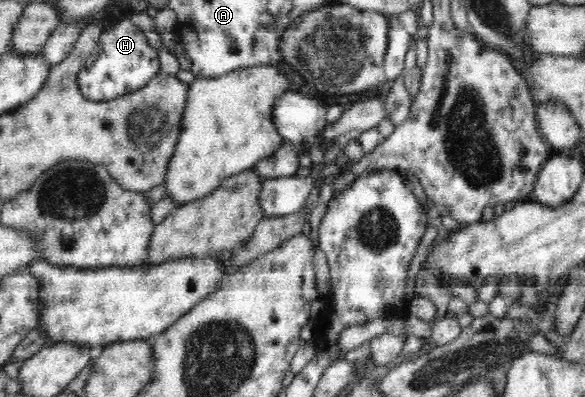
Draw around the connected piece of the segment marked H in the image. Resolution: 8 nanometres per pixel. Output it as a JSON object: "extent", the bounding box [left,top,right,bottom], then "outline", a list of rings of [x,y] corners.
{"extent":[77,18,159,101],"outline":[[[128,18],[118,21],[112,28],[101,33],[98,46],[85,59],[77,84],[86,100],[110,101],[136,92],[147,85],[159,72],[158,49],[150,47],[146,35]]]}

